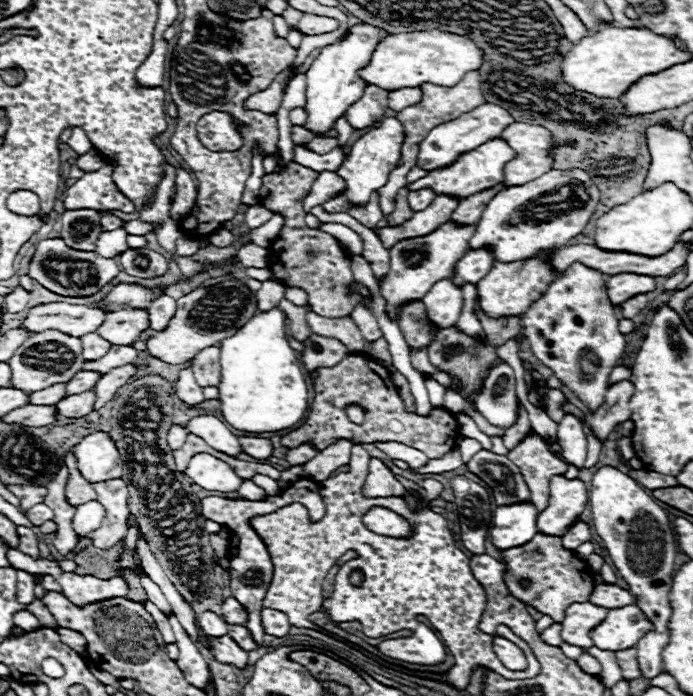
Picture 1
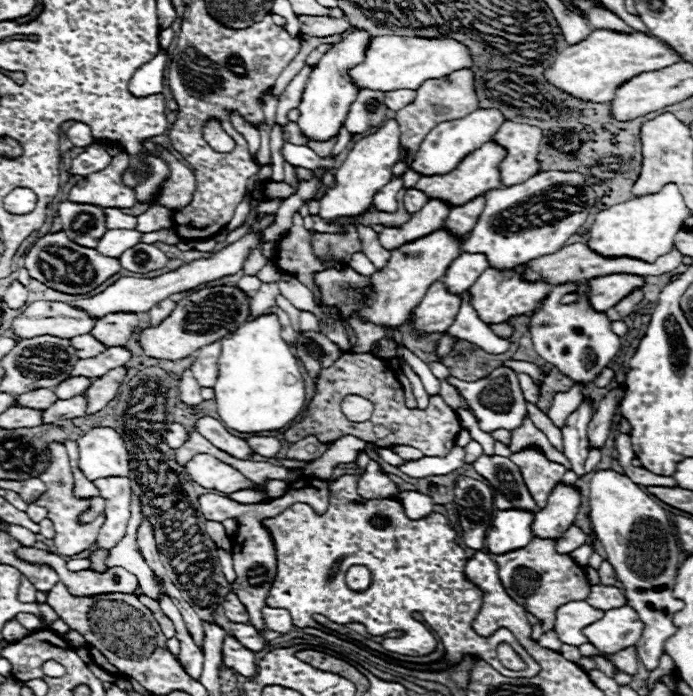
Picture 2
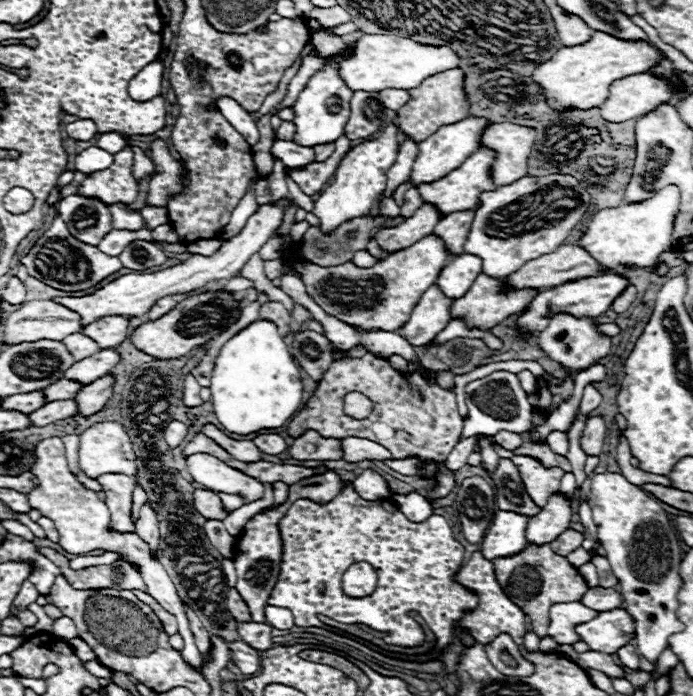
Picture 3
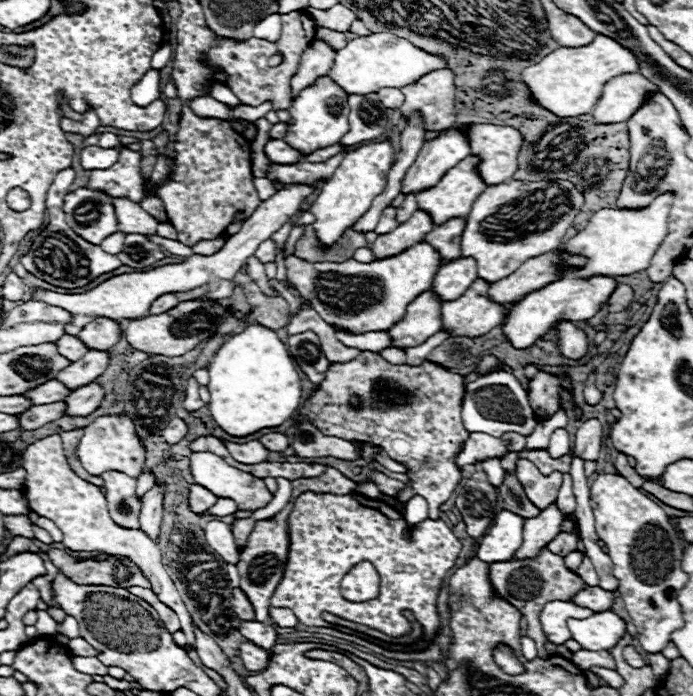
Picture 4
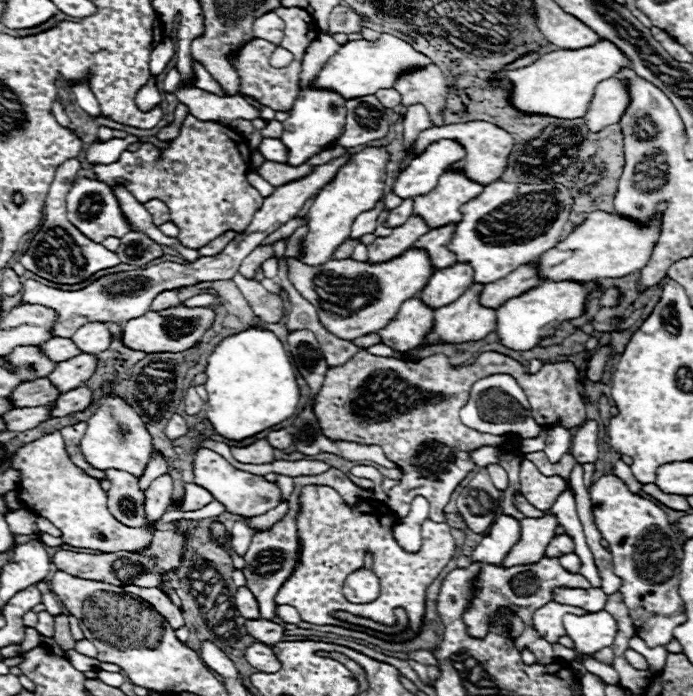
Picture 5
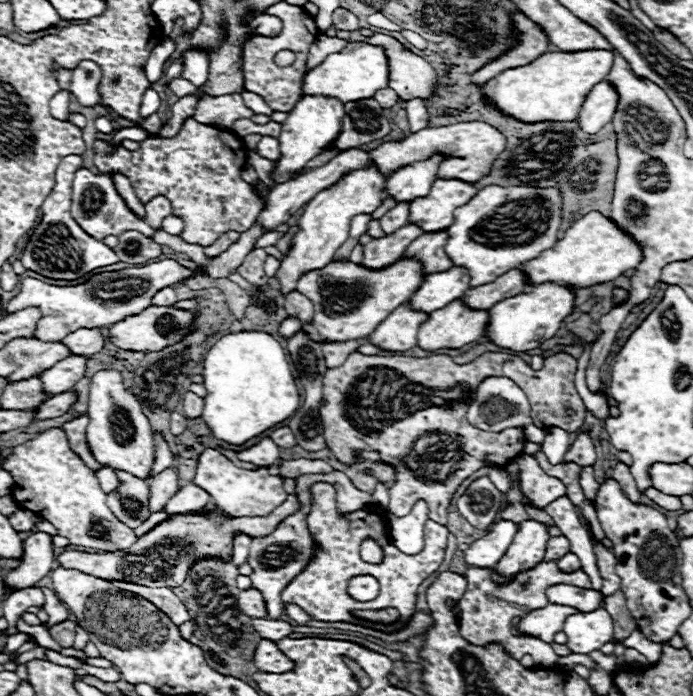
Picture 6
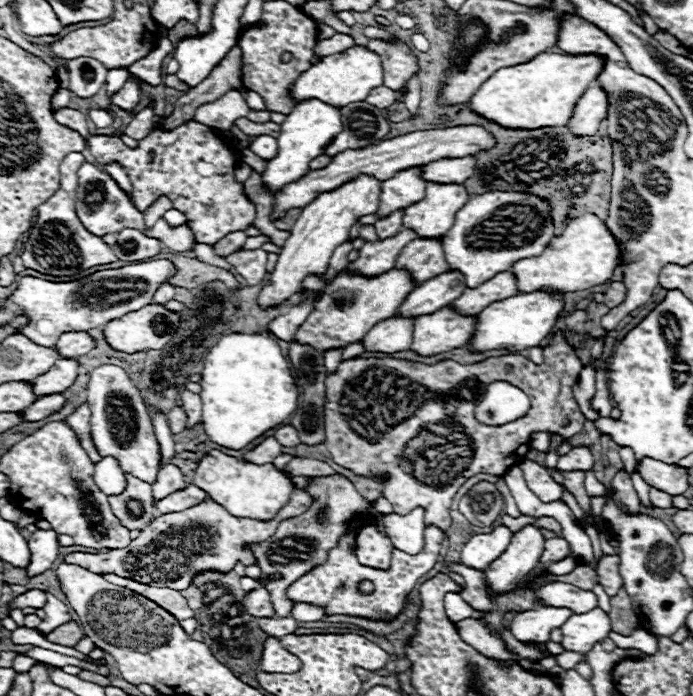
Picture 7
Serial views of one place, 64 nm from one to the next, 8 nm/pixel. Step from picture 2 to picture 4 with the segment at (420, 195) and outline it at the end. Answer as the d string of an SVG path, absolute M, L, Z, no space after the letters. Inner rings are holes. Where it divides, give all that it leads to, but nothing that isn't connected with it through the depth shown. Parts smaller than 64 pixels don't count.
M406 194L406 200L402 202L402 206L400 206L398 212L396 212L396 220L398 220L398 222L406 222L416 210L418 210L416 194Z

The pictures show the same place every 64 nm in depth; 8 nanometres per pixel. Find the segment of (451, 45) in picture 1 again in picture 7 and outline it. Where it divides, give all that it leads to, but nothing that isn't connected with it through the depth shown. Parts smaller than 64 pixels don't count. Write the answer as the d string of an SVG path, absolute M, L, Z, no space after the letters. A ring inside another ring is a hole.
M356 44L356 46L348 48L346 52L330 54L326 58L318 60L304 74L300 74L300 78L294 84L294 98L298 102L308 100L308 98L318 98L332 106L344 108L352 102L366 100L366 94L370 94L370 90L374 90L378 86L384 86L380 56L370 52L366 46Z

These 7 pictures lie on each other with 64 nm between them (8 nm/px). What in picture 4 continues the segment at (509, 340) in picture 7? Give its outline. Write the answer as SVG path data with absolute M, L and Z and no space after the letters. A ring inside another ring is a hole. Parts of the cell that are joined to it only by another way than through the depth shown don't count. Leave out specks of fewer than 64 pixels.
M592 276L592 278L562 278L560 282L554 282L550 286L544 286L540 290L534 290L526 294L520 302L514 302L504 324L504 334L508 336L510 344L514 348L528 348L532 346L538 338L542 338L550 326L558 320L588 320L592 318L602 304L608 302L610 294L618 282L610 276Z

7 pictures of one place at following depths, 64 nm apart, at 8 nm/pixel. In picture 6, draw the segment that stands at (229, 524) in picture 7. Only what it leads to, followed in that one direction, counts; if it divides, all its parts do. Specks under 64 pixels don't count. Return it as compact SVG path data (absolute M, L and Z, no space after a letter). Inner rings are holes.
M294 494L282 502L282 506L274 508L270 516L266 518L252 518L252 516L242 516L242 518L232 518L232 520L222 520L218 512L212 512L208 516L198 516L198 514L184 514L184 516L172 516L170 520L158 524L154 530L148 534L140 536L140 540L128 548L128 550L116 550L116 552L102 552L102 554L88 554L88 552L62 552L56 556L60 566L66 566L68 570L82 570L84 574L104 578L104 580L122 580L122 582L134 582L142 586L182 586L186 572L192 564L194 558L202 556L216 556L216 558L228 558L232 554L232 538L234 532L240 530L248 536L266 536L274 532L274 528L292 512L298 510L298 502Z

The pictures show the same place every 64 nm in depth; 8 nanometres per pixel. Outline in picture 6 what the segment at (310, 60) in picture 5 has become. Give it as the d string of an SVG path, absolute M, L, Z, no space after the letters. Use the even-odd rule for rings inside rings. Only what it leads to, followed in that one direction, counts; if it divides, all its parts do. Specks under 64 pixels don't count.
M318 34L318 38L312 42L310 46L310 54L308 54L308 60L306 60L306 70L310 72L310 68L318 66L318 62L322 62L326 56L342 50L348 42L346 40L340 40L340 38L330 38L326 34Z

